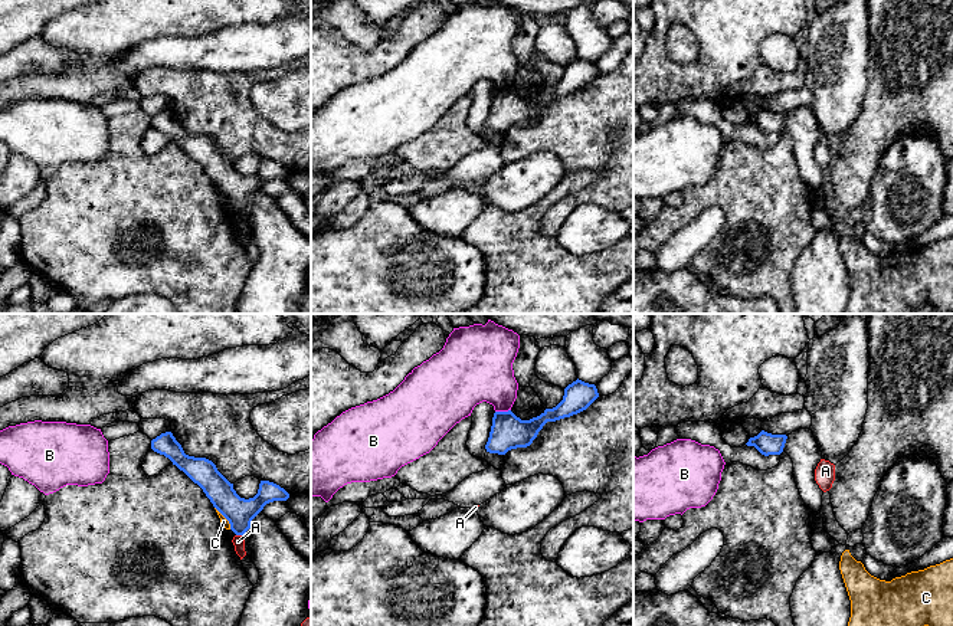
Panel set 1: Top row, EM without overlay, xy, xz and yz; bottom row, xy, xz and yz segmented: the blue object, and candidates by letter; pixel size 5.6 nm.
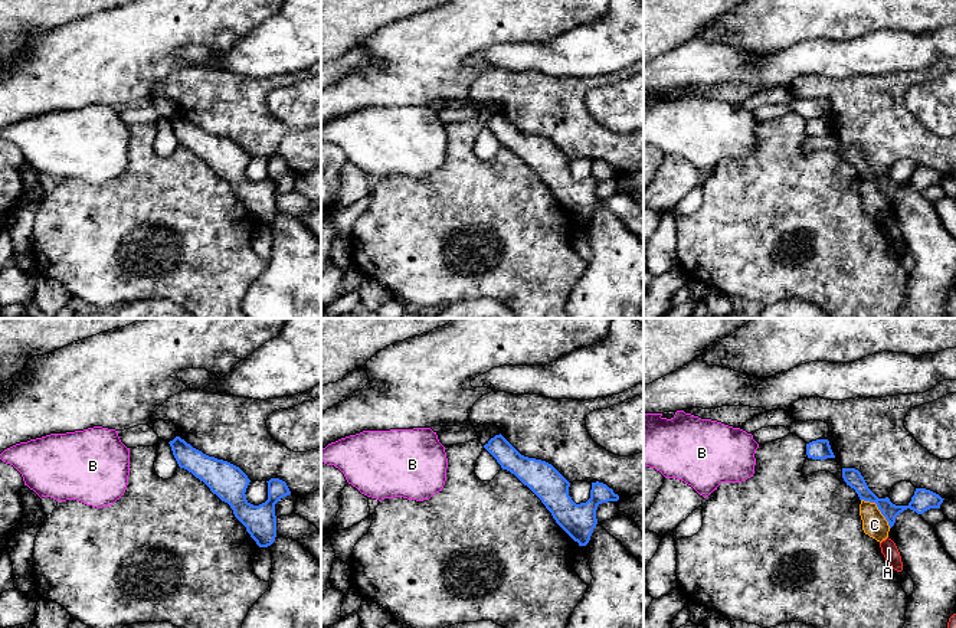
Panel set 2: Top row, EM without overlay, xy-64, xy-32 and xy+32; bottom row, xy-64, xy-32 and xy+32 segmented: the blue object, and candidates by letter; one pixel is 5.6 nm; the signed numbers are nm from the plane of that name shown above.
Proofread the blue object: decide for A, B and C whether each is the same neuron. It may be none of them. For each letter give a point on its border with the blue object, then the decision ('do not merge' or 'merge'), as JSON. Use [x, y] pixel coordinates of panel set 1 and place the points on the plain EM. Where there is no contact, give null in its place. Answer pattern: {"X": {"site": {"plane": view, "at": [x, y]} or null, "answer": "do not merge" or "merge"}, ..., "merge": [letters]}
{"A": {"site": {"plane": "xy", "at": [239, 212]}, "answer": "do not merge"}, "B": {"site": {"plane": "xz", "at": [503, 89]}, "answer": "do not merge"}, "C": {"site": {"plane": "xy", "at": [225, 194]}, "answer": "do not merge"}, "merge": []}

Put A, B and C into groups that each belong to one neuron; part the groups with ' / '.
A / B / C

